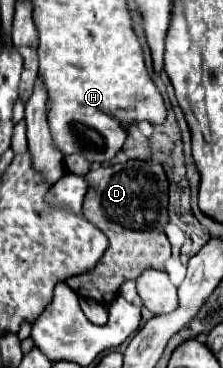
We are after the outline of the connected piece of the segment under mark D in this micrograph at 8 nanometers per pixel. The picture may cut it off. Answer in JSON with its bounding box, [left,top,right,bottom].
[68,160,170,304]

